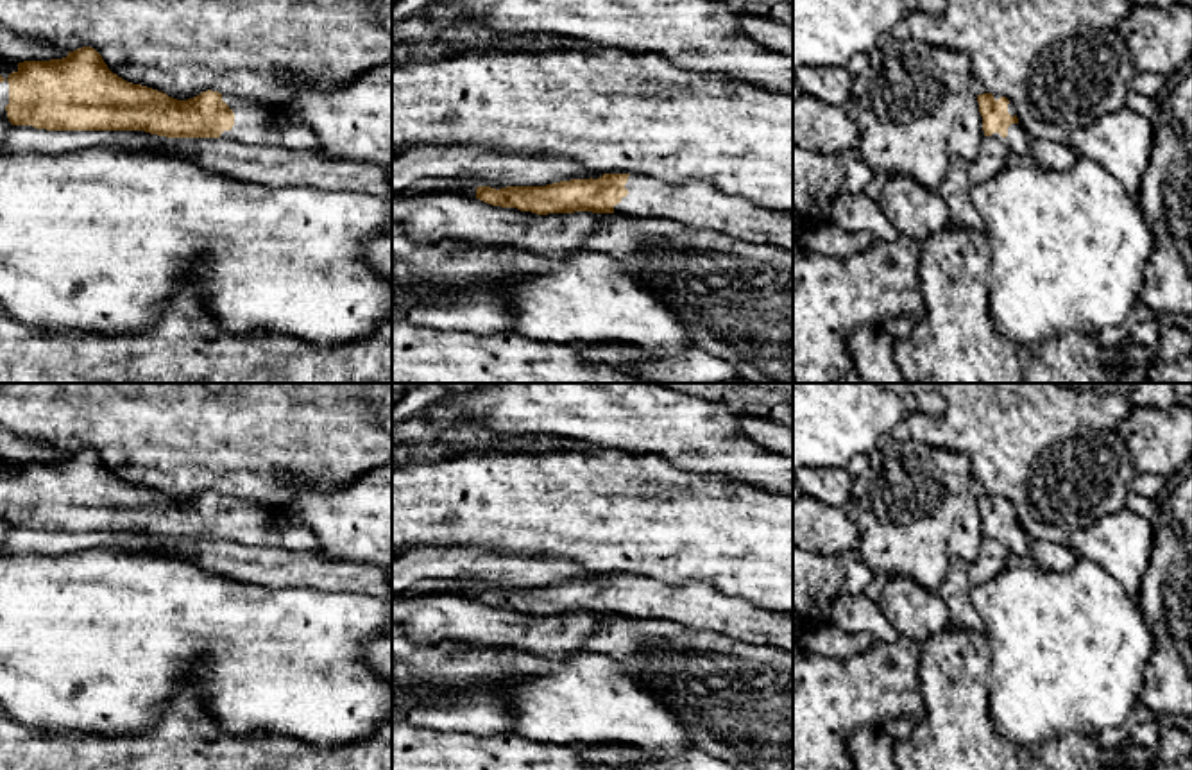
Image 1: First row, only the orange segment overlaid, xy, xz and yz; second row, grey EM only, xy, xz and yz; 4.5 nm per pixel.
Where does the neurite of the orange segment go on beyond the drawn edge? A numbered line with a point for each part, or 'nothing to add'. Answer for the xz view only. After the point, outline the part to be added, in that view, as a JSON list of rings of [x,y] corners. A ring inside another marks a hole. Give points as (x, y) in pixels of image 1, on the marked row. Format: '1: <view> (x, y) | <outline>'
1: xz (698, 205) | [[[630,174],[628,195],[614,213],[639,218],[668,218],[694,229],[711,229],[746,244],[793,251],[793,211],[779,211],[718,190],[705,181],[668,183]]]

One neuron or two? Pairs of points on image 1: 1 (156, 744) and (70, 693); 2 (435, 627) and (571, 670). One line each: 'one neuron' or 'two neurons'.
1: two neurons
2: two neurons

